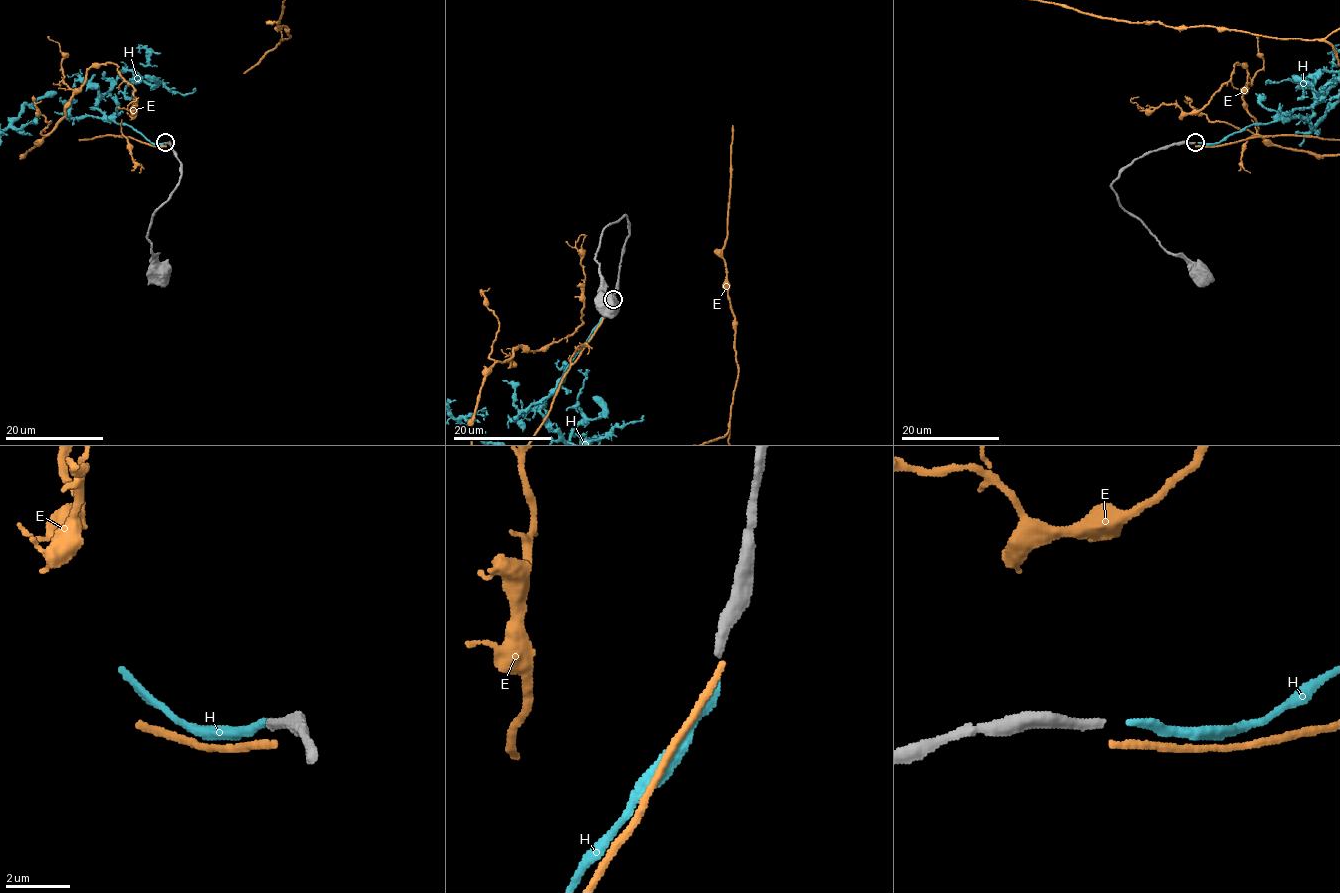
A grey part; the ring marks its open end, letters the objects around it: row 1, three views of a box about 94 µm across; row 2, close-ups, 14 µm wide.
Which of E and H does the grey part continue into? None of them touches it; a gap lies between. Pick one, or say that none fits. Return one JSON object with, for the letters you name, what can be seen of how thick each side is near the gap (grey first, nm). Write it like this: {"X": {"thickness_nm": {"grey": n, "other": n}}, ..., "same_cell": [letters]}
{"H": {"thickness_nm": {"grey": 280, "other": 240}}, "same_cell": ["H"]}

